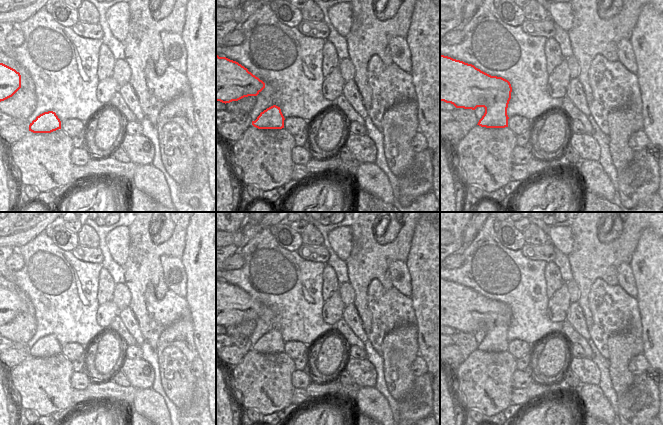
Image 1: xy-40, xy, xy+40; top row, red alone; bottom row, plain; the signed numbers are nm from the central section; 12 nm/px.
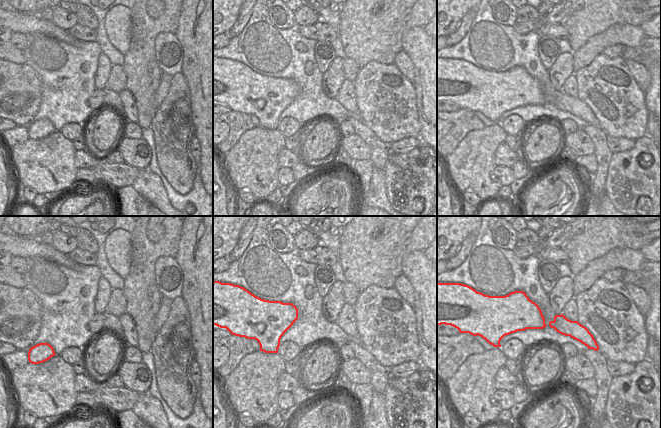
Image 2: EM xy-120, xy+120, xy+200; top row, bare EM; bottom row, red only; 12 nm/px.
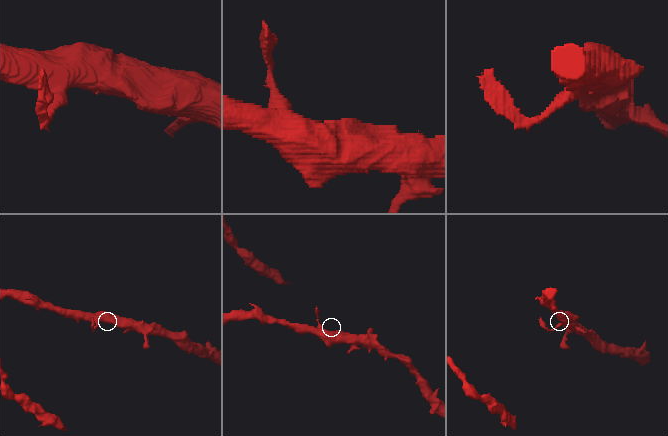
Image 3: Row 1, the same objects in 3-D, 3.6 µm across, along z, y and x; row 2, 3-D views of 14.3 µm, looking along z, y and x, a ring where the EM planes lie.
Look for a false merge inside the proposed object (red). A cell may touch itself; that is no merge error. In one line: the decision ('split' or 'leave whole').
leave whole

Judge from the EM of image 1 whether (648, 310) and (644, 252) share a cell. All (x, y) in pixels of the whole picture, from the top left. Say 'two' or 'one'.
one

